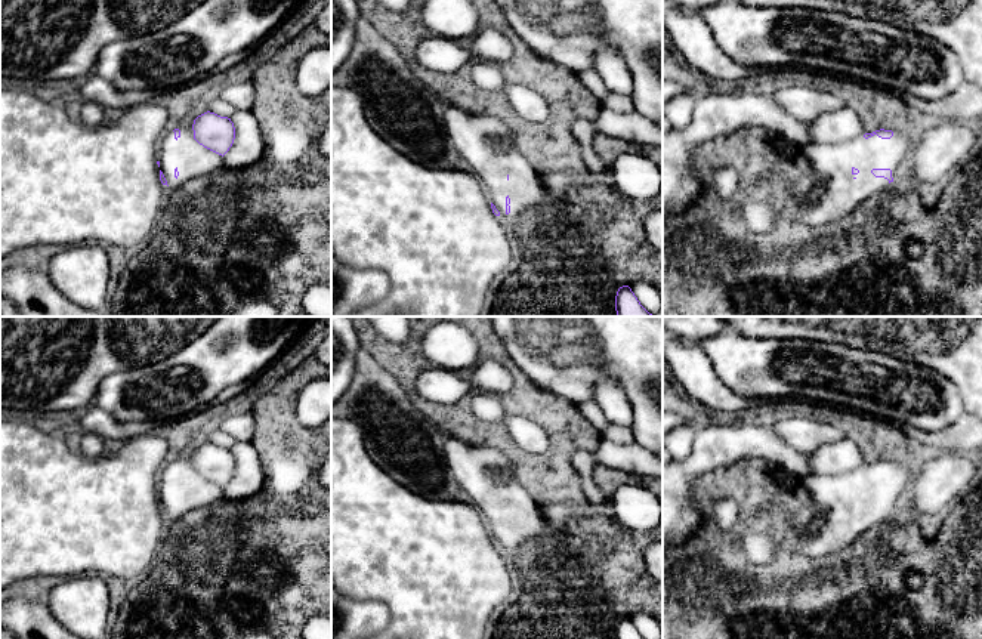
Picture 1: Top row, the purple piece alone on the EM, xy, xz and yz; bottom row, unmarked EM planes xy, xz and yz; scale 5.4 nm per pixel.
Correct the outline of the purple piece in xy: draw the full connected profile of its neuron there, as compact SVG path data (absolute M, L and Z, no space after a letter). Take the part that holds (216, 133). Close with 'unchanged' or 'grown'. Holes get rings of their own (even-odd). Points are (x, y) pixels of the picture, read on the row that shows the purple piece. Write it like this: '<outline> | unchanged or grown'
M204 112L194 120L194 139L204 148L225 155L234 143L235 127L231 118Z | unchanged

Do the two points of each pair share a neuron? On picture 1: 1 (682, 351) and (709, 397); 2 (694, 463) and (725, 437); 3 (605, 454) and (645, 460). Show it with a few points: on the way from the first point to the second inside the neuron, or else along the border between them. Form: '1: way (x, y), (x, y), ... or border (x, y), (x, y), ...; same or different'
1: way (688, 363), (703, 385); same
2: way (701, 460), (718, 444); same
3: way (615, 457), (635, 459); same

